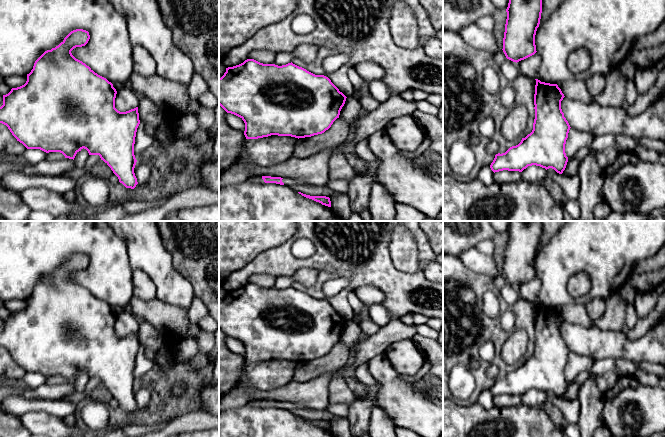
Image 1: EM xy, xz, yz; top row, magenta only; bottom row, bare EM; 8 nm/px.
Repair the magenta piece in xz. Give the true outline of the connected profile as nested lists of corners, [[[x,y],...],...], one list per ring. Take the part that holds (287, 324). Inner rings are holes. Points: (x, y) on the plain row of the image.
[[[247,283],[243,287],[226,292],[224,299],[219,302],[219,329],[227,336],[240,341],[245,347],[244,359],[246,363],[258,363],[268,361],[271,359],[291,360],[295,362],[305,362],[314,359],[322,358],[328,354],[333,346],[339,342],[340,335],[345,328],[346,320],[339,315],[339,313],[331,306],[331,304],[324,299],[315,299],[306,293],[295,288],[288,287],[286,289],[278,290],[275,288],[263,288],[254,283]]]

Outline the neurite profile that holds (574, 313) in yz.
[[[568,304],[558,308],[565,321],[582,325],[584,327],[593,327],[594,322],[588,316],[585,304]]]

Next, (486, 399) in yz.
[[[484,390],[478,397],[477,402],[486,410],[494,407],[494,396],[491,394],[490,390]]]

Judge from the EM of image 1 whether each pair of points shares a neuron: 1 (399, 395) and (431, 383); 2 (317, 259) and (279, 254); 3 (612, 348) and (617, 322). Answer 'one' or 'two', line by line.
1: two
2: one
3: two

